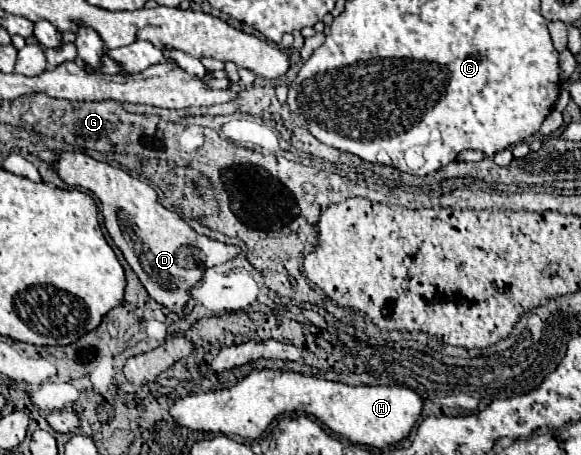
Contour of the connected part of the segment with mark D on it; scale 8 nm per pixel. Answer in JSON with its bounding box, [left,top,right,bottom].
[53,152,241,314]

